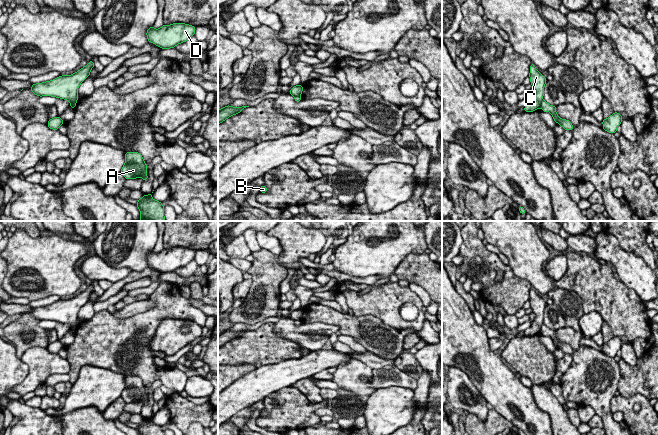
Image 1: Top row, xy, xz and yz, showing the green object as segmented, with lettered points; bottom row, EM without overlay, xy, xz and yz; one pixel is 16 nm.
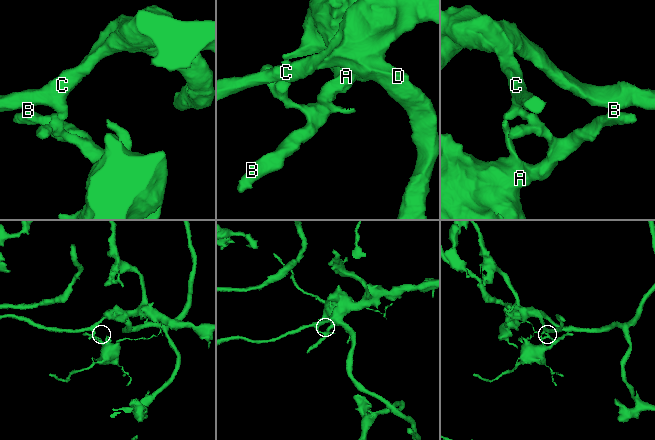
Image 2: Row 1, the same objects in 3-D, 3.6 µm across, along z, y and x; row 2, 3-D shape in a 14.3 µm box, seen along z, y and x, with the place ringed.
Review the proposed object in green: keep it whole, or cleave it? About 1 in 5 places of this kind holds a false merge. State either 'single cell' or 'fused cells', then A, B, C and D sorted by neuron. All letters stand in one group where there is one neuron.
fused cells | A B / C D

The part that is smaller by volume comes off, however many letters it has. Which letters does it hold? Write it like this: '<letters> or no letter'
A, B

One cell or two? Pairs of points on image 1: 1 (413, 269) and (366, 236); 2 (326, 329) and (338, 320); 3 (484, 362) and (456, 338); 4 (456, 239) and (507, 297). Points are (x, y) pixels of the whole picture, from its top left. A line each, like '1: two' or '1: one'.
1: two
2: two
3: one
4: two

